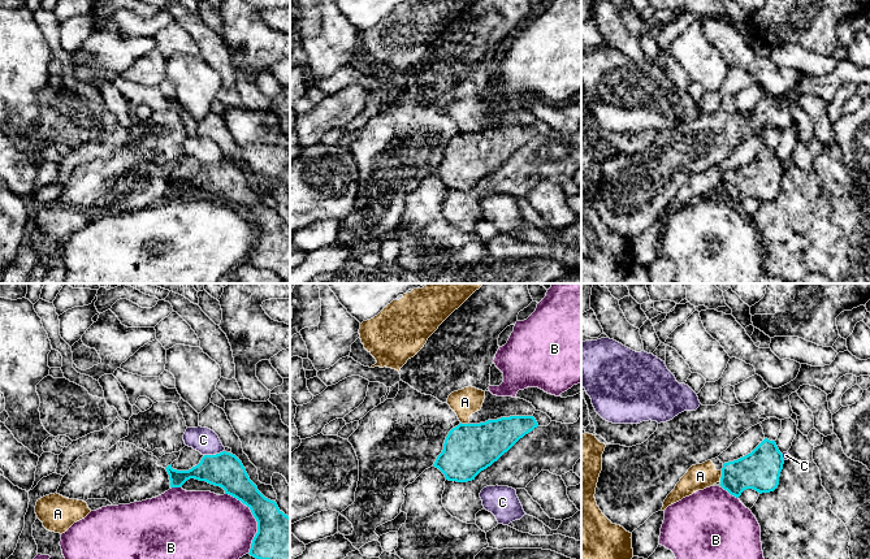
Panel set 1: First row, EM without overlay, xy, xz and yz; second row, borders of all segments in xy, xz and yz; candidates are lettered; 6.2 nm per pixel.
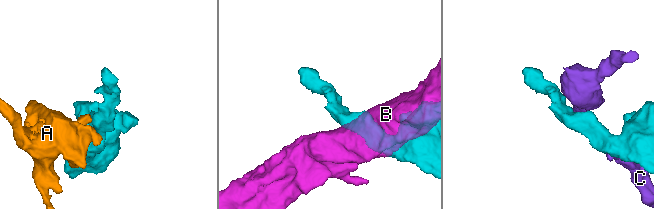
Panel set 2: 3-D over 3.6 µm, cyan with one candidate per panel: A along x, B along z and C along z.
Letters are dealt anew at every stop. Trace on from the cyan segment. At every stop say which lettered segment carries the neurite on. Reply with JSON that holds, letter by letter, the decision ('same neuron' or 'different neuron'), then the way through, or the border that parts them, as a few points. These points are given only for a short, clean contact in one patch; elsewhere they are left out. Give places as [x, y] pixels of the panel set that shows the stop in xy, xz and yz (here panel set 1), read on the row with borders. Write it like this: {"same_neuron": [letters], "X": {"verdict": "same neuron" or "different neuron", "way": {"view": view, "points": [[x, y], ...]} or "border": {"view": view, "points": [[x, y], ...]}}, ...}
{"same_neuron": [], "A": {"verdict": "different neuron", "border": {"view": "yz", "points": [[722, 471], [719, 481]]}}, "B": {"verdict": "different neuron"}, "C": {"verdict": "different neuron", "border": {"view": "xy", "points": [[223, 450], [204, 455]]}}}

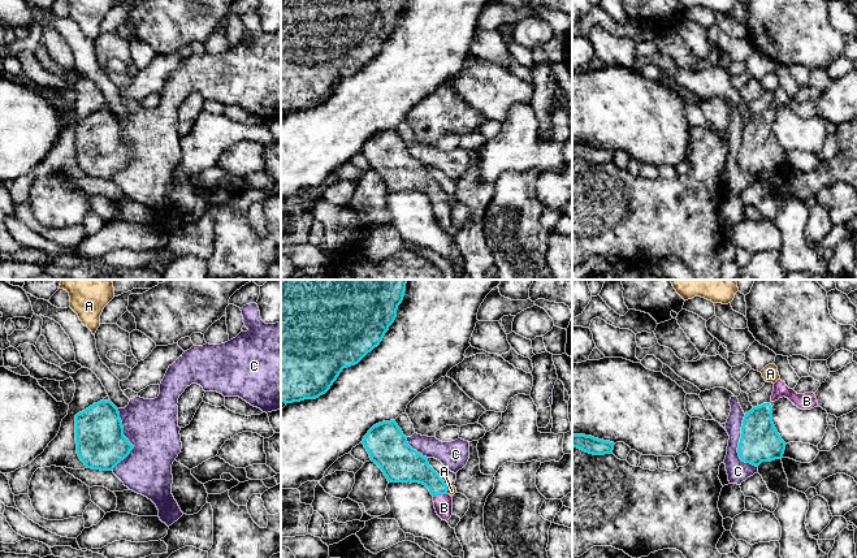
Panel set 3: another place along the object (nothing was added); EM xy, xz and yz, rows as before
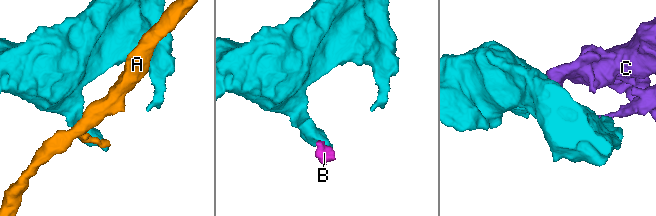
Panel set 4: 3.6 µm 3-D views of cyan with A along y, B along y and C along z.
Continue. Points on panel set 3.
{"same_neuron": ["B"], "A": {"verdict": "different neuron", "border": {"view": "xz", "points": [[446, 487], [448, 493]]}}, "B": {"verdict": "same neuron", "way": {"view": "xz", "points": [[411, 466], [420, 471], [440, 493], [444, 502]]}}, "C": {"verdict": "different neuron"}}

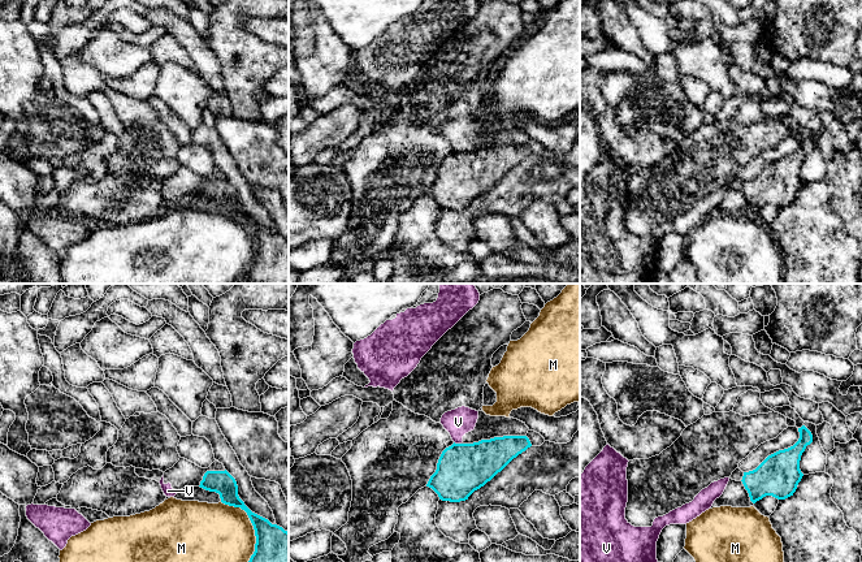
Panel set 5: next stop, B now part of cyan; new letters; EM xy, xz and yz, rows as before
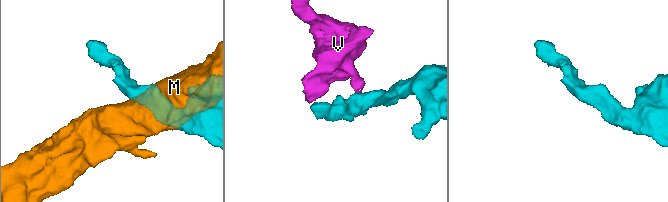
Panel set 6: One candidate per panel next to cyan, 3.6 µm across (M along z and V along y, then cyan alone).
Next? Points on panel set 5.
{"same_neuron": [], "M": {"verdict": "different neuron"}, "V": {"verdict": "different neuron", "border": {"view": "xz", "points": [[454, 441], [460, 444]]}}}

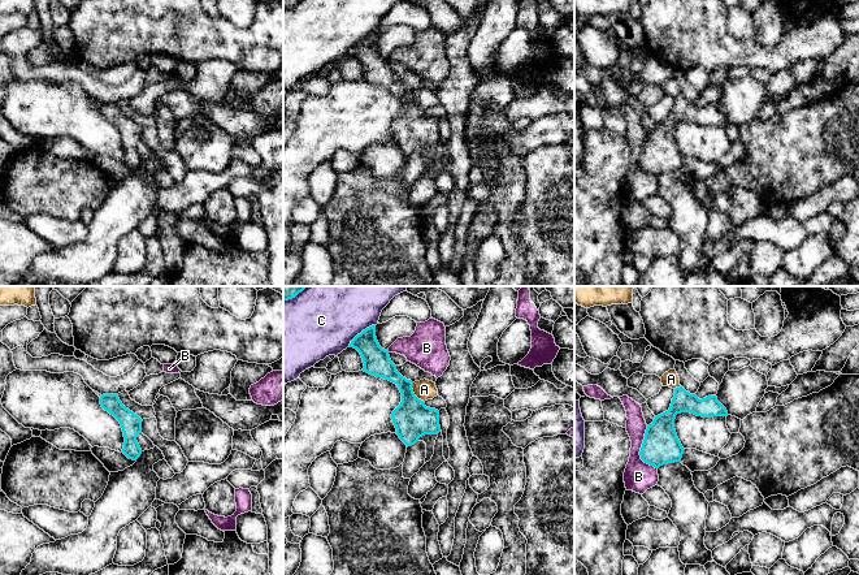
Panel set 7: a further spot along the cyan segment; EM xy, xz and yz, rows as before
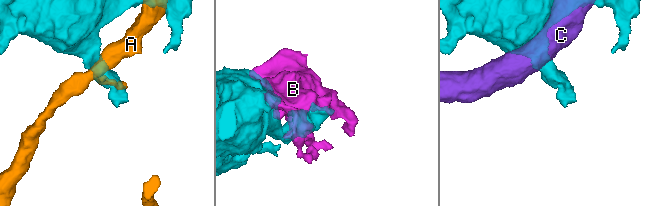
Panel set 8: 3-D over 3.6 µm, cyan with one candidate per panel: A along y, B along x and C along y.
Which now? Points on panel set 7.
{"same_neuron": [], "A": {"verdict": "different neuron", "border": {"view": "xz", "points": [[412, 383], [412, 390], [424, 402]]}}, "B": {"verdict": "different neuron"}, "C": {"verdict": "different neuron"}}

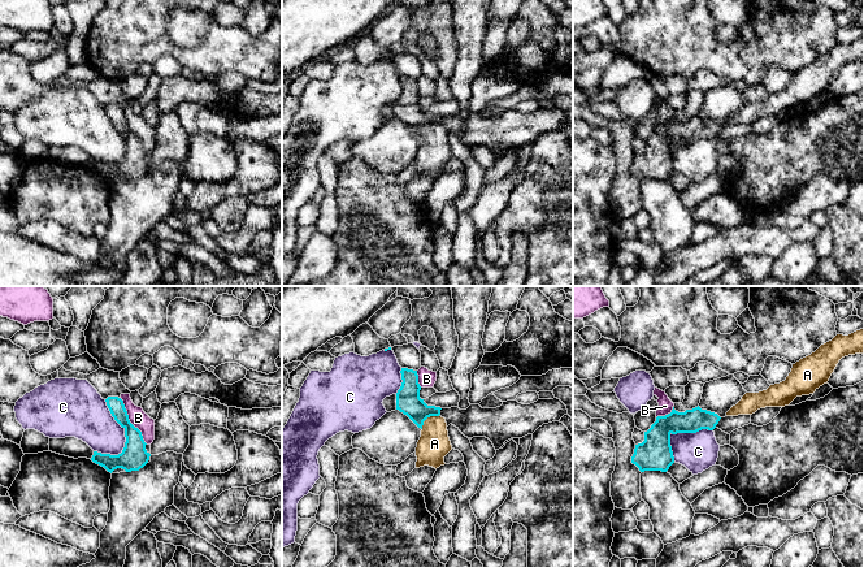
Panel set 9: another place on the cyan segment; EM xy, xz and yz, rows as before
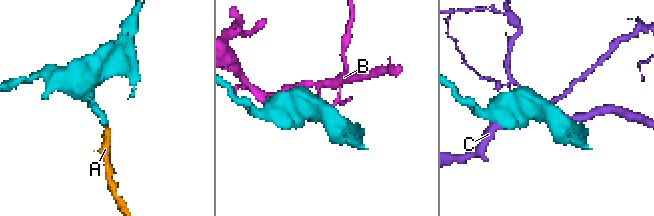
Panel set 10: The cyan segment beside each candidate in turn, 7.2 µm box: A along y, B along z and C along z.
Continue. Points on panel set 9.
{"same_neuron": ["A"], "A": {"verdict": "same neuron", "way": {"view": "xz", "points": [[408, 401], [428, 416], [434, 427], [434, 444]]}}, "B": {"verdict": "different neuron", "border": {"view": "xy", "points": [[120, 397], [127, 419], [140, 432], [142, 438], [147, 444]]}}, "C": {"verdict": "different neuron", "border": {"view": "xy", "points": [[104, 399], [111, 415], [124, 429], [125, 446], [117, 455]]}}}

